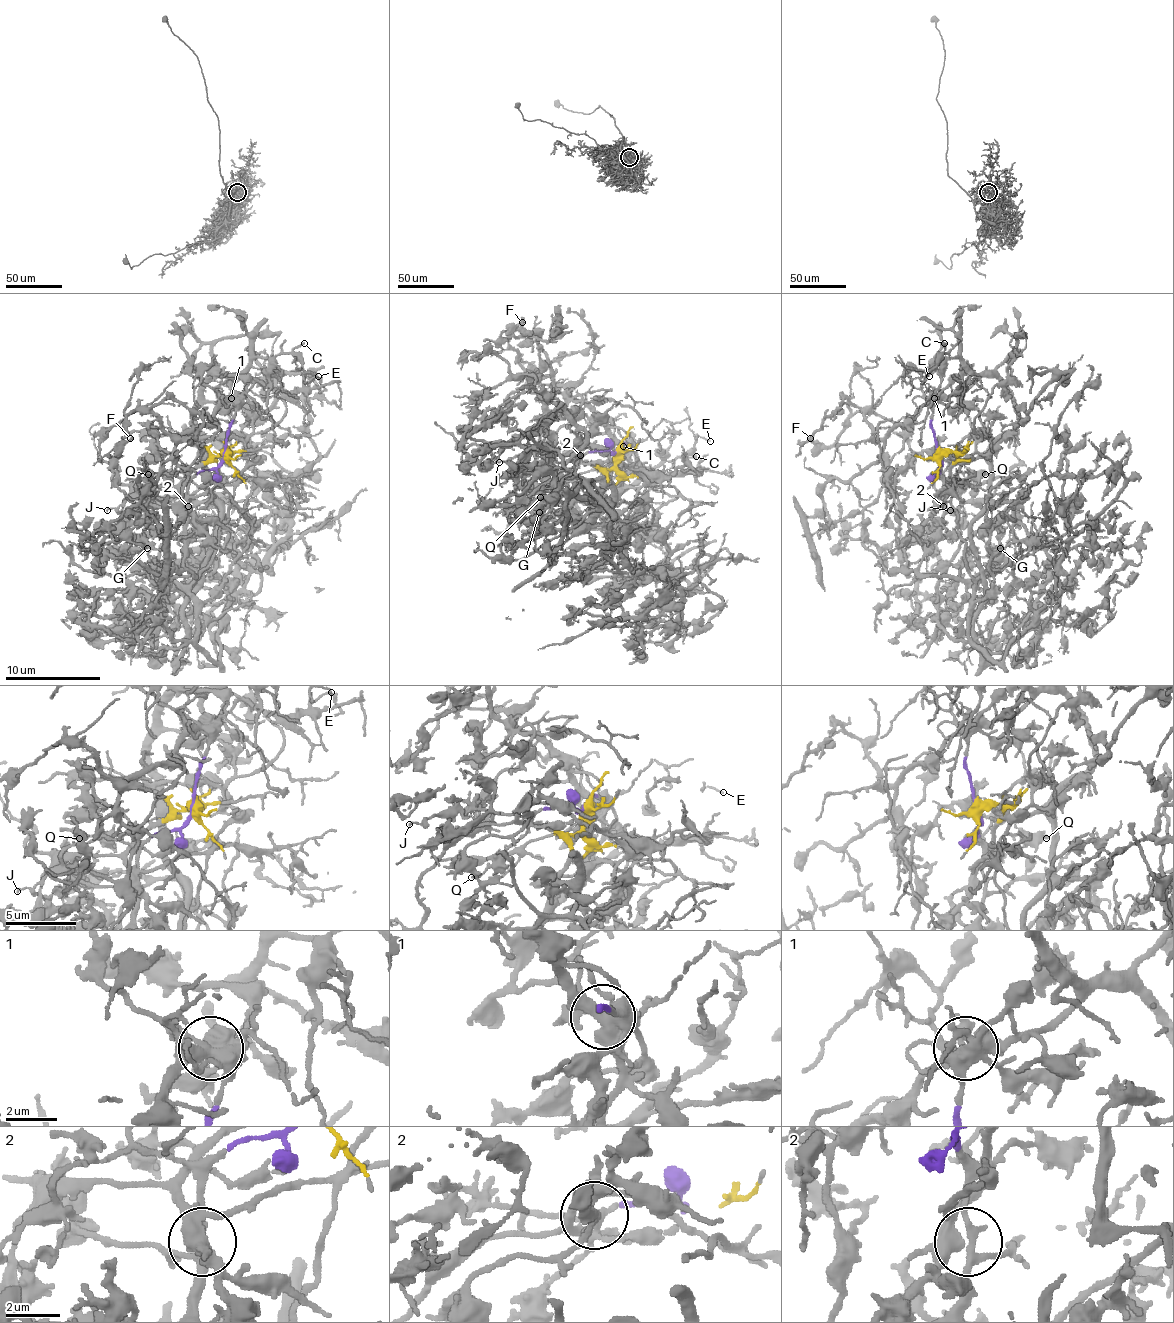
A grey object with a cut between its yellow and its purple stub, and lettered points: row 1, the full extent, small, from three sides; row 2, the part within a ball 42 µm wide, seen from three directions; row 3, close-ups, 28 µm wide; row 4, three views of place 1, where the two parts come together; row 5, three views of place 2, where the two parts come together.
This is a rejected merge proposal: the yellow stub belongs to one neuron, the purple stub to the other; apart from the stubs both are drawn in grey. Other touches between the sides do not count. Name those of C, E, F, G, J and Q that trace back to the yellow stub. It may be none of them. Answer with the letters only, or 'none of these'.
C, E, F

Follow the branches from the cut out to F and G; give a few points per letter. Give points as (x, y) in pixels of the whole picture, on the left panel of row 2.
F: (226, 454), (195, 423), (223, 375), (238, 394), (204, 423), (178, 437), (133, 411), (117, 444), (131, 437)
G: (223, 454), (214, 468), (195, 475), (188, 487), (183, 565), (193, 575), (148, 579), (131, 558), (148, 549)

